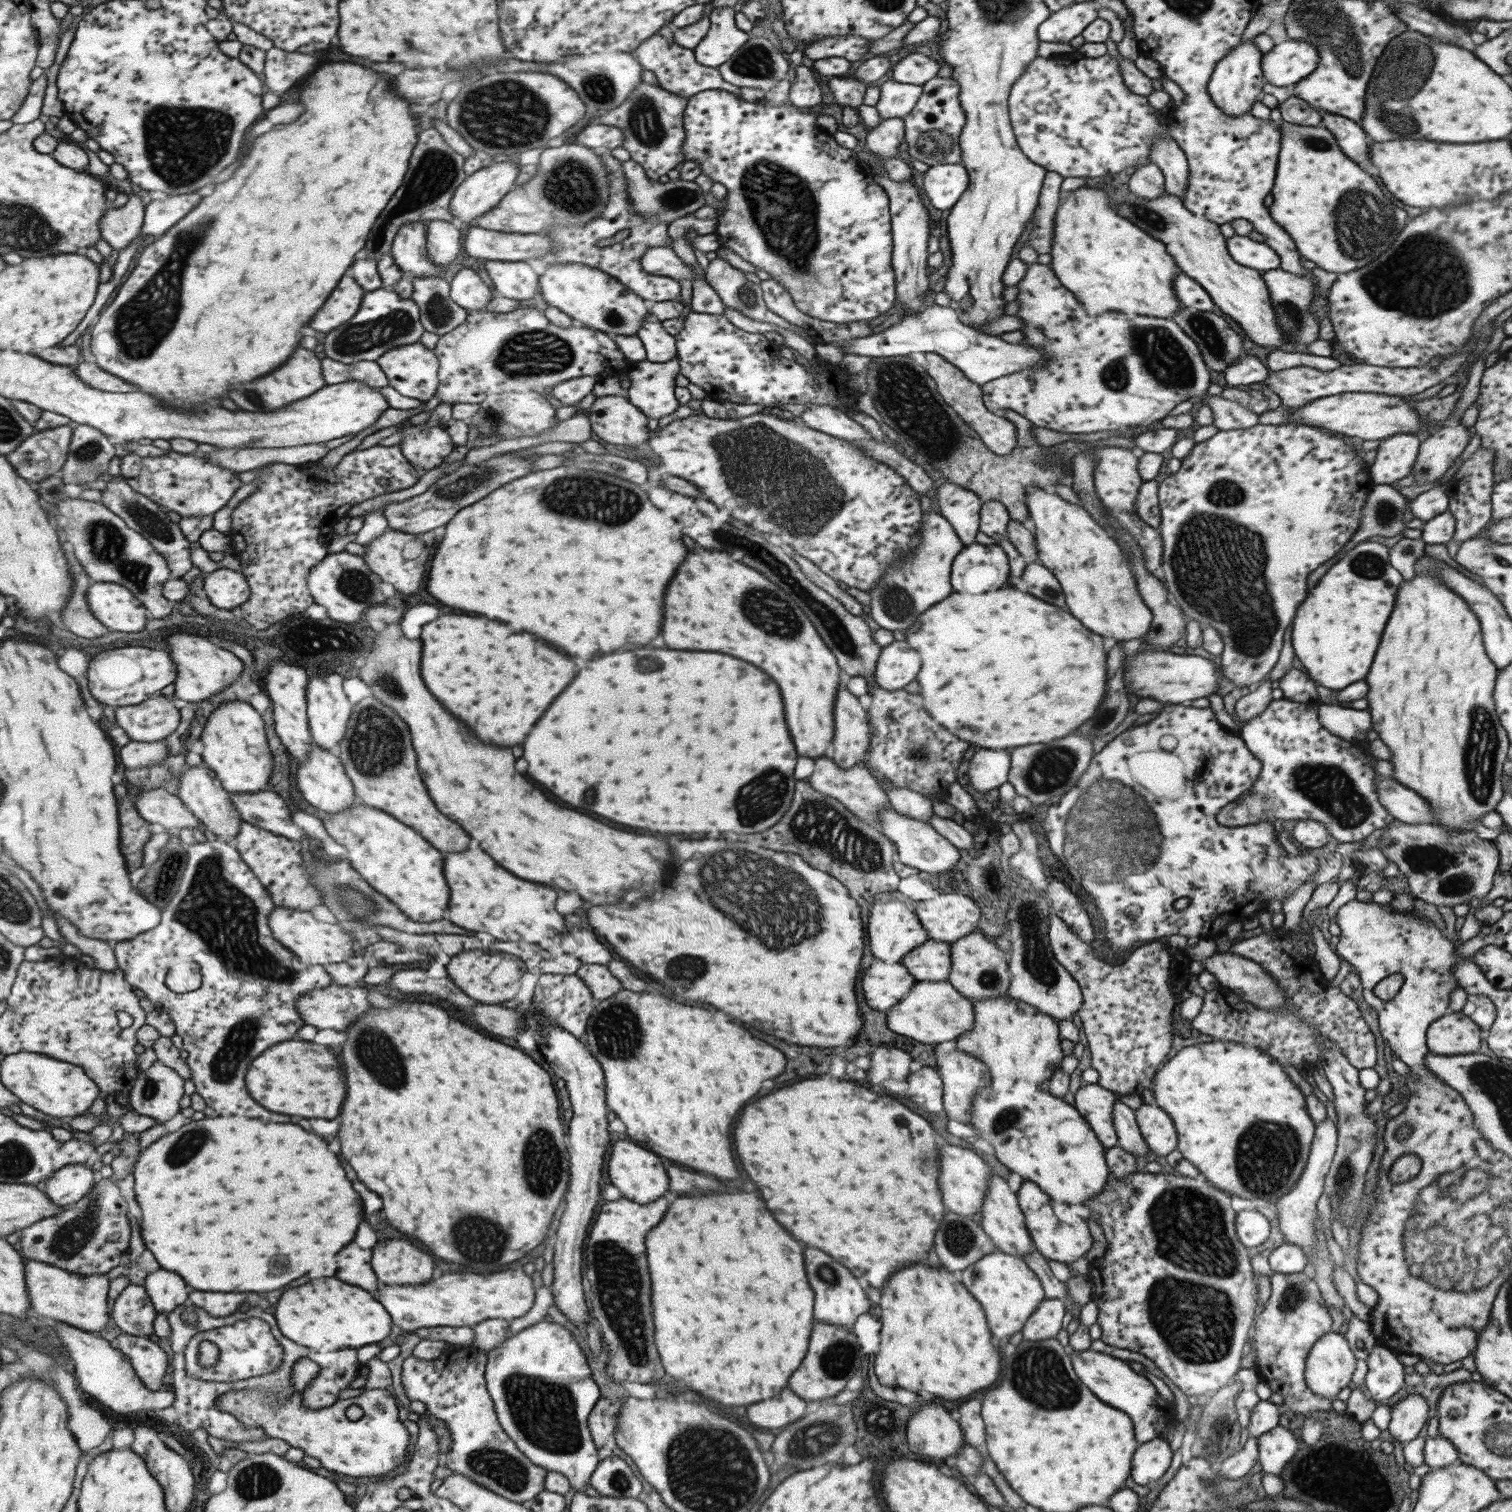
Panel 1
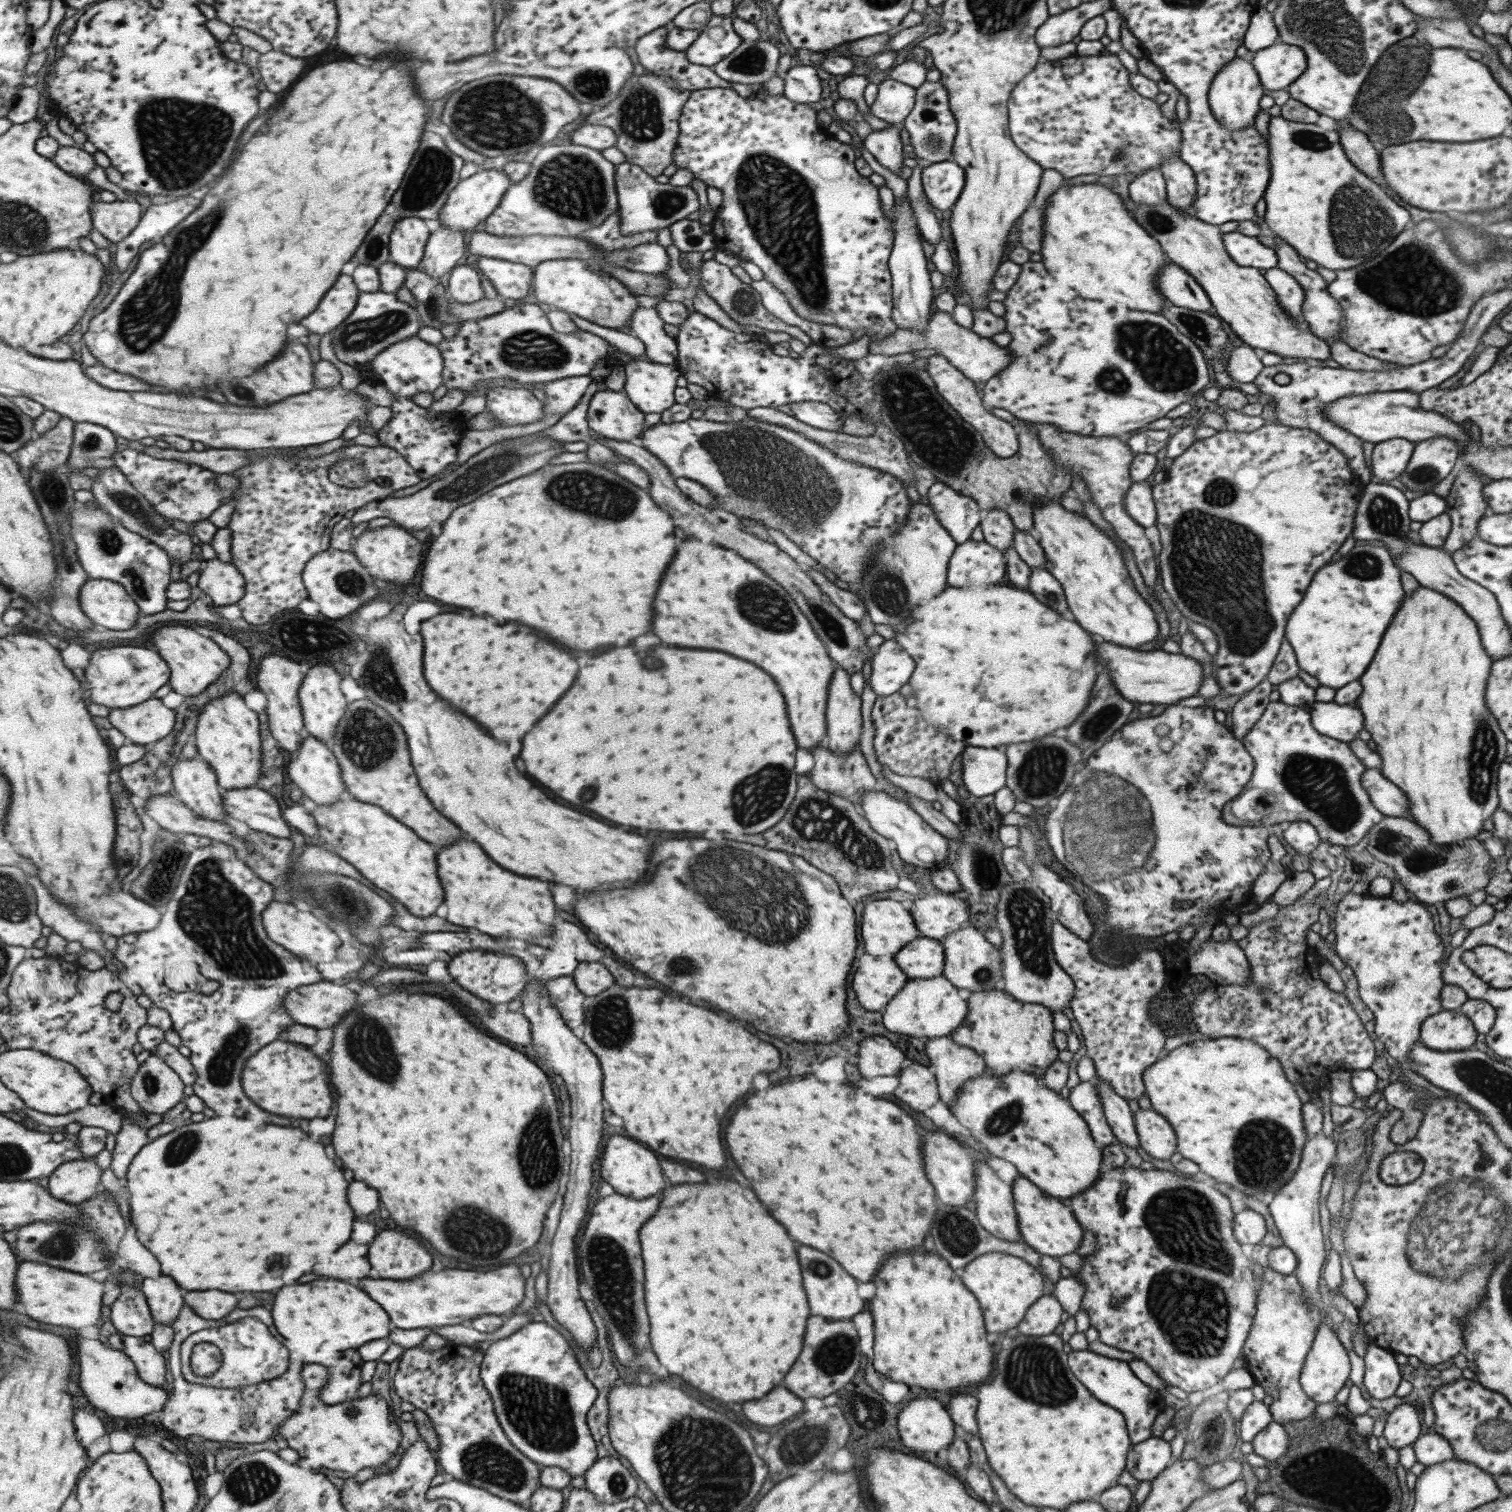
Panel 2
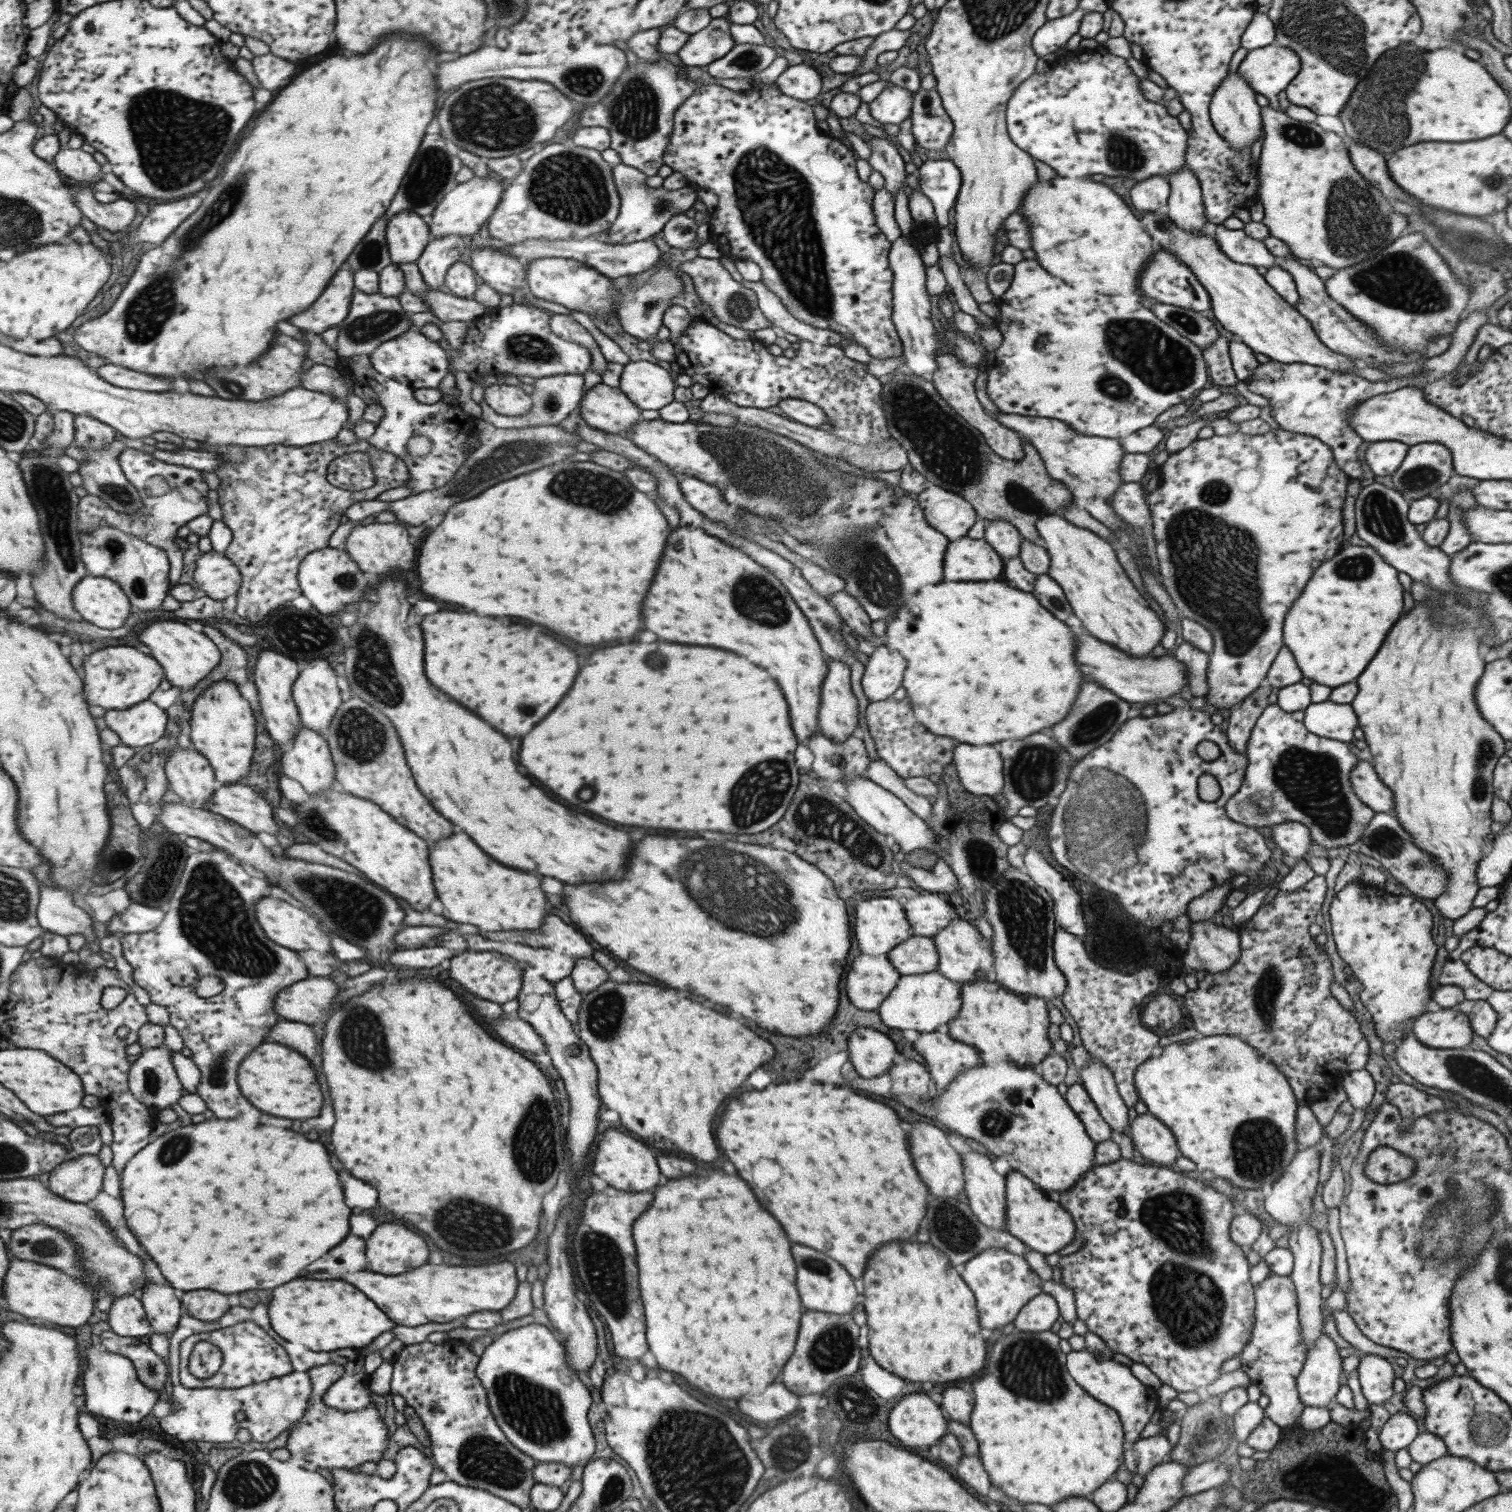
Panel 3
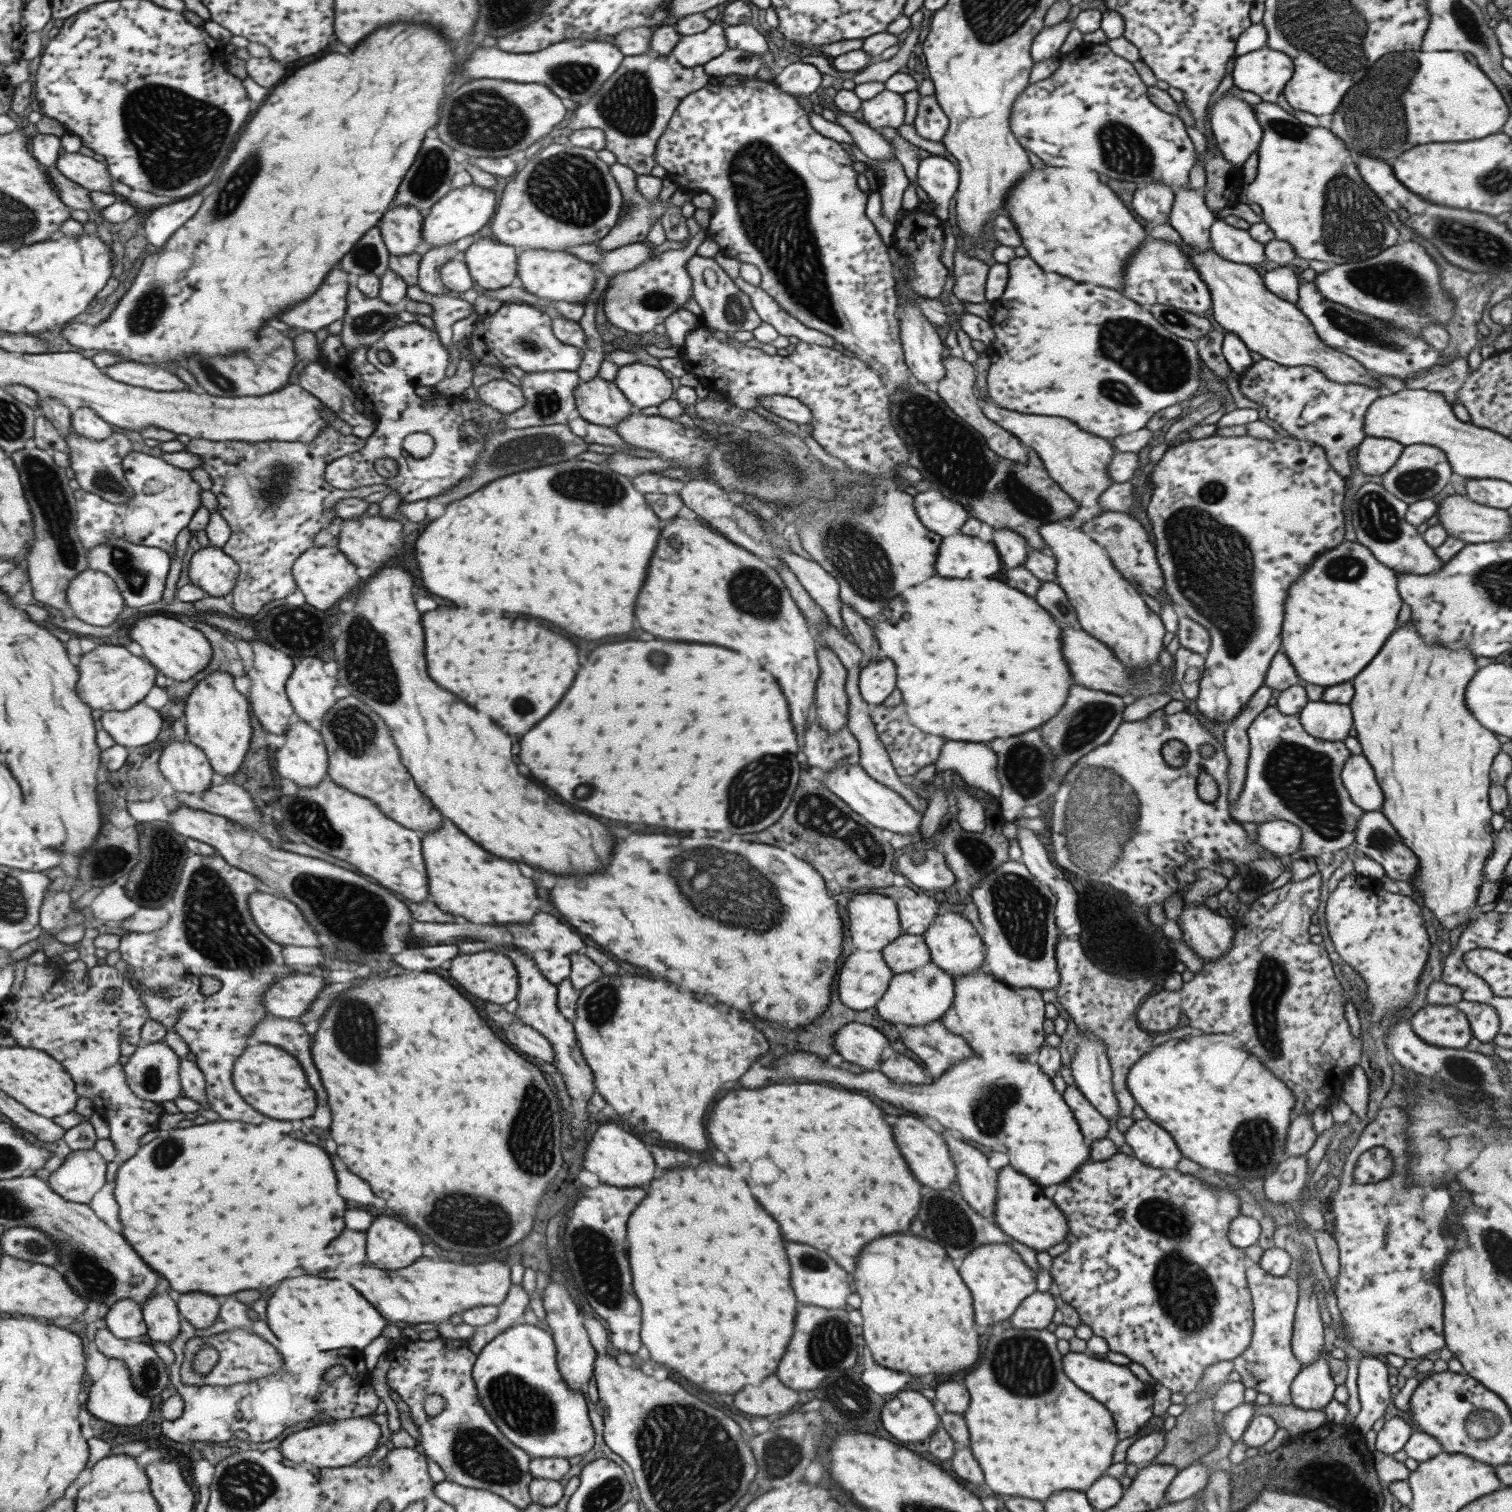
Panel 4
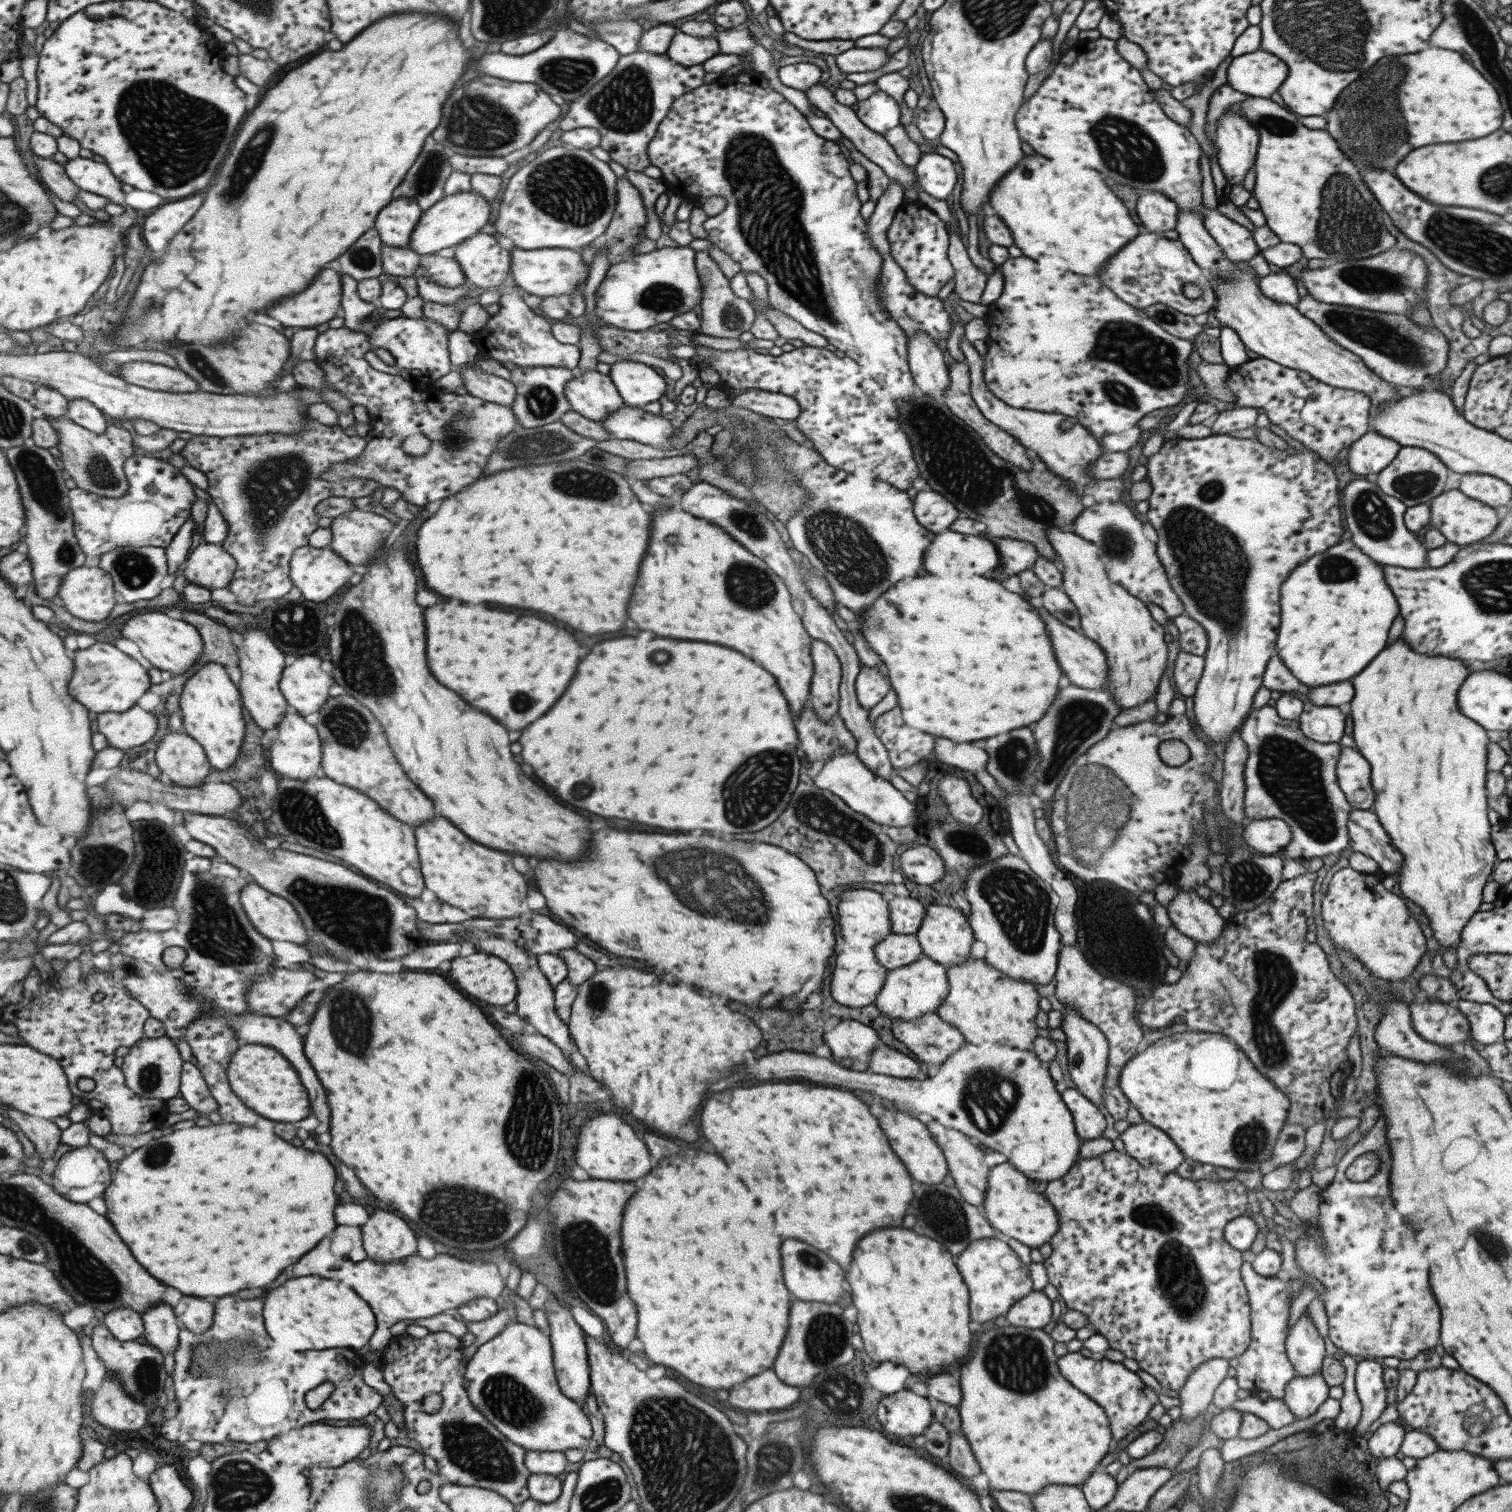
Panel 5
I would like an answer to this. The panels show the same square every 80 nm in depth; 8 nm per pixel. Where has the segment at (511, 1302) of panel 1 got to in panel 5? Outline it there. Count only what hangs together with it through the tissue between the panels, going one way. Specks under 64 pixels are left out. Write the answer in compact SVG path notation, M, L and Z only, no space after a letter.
M437 1254L431 1259L423 1259L413 1255L407 1260L399 1260L393 1264L381 1264L377 1260L363 1260L359 1264L349 1264L347 1270L351 1278L351 1286L363 1296L365 1302L371 1304L377 1318L377 1330L371 1337L369 1346L374 1354L382 1351L393 1337L391 1326L403 1320L429 1318L449 1309L457 1309L475 1297L487 1297L496 1300L503 1284L497 1267L493 1264L467 1264L463 1260L455 1260L447 1254Z

